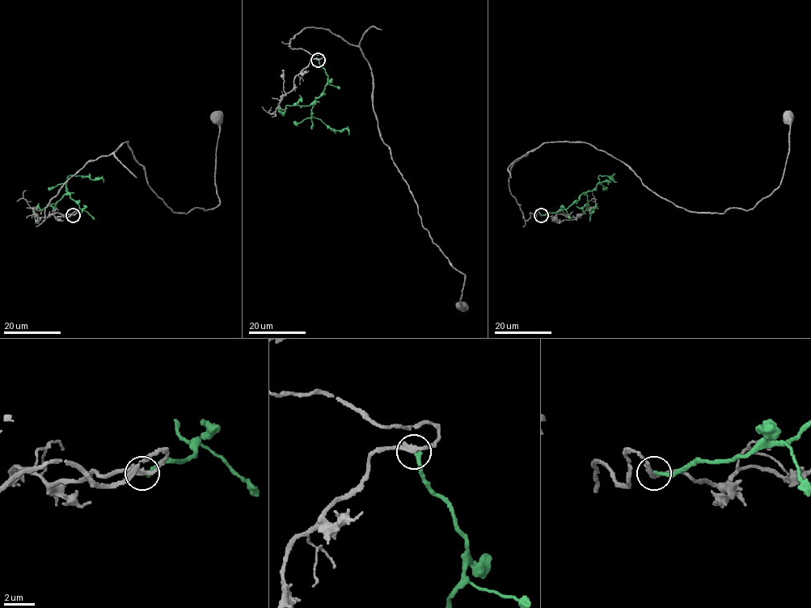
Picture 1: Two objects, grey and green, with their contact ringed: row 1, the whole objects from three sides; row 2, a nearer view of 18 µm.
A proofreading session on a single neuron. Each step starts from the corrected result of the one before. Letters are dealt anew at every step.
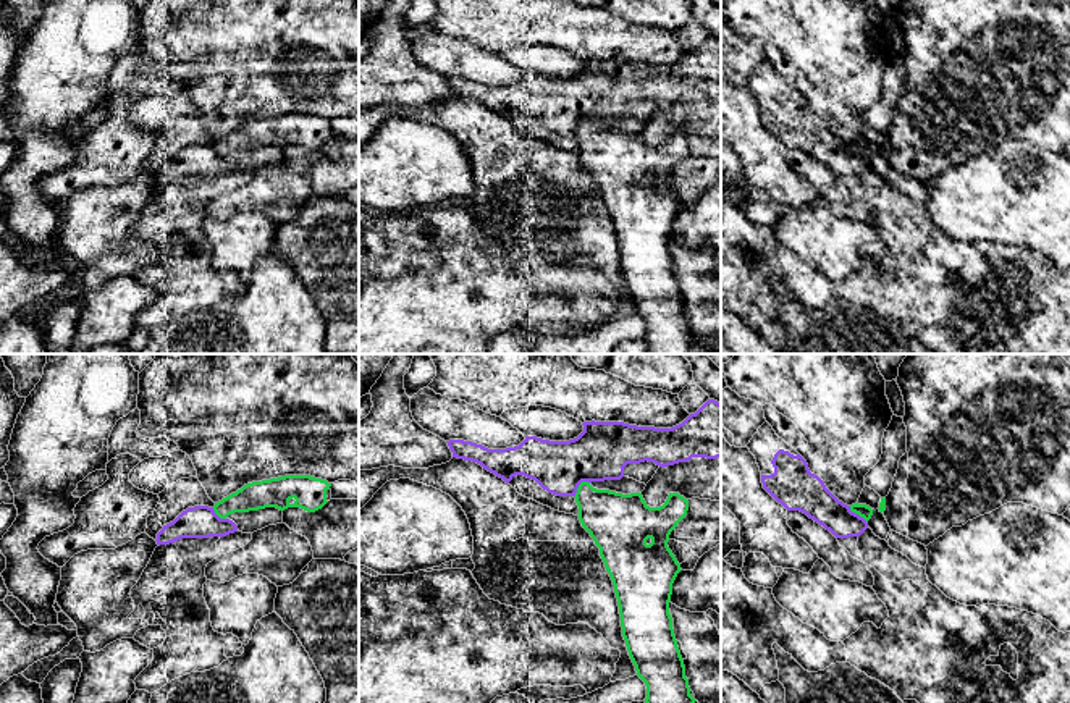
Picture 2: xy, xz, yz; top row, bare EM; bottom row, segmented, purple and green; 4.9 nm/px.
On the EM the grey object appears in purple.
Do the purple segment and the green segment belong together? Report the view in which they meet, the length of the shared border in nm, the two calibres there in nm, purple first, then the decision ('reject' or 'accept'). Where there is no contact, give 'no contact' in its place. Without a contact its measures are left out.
xz | 110 nm | 280/280 nm | reject

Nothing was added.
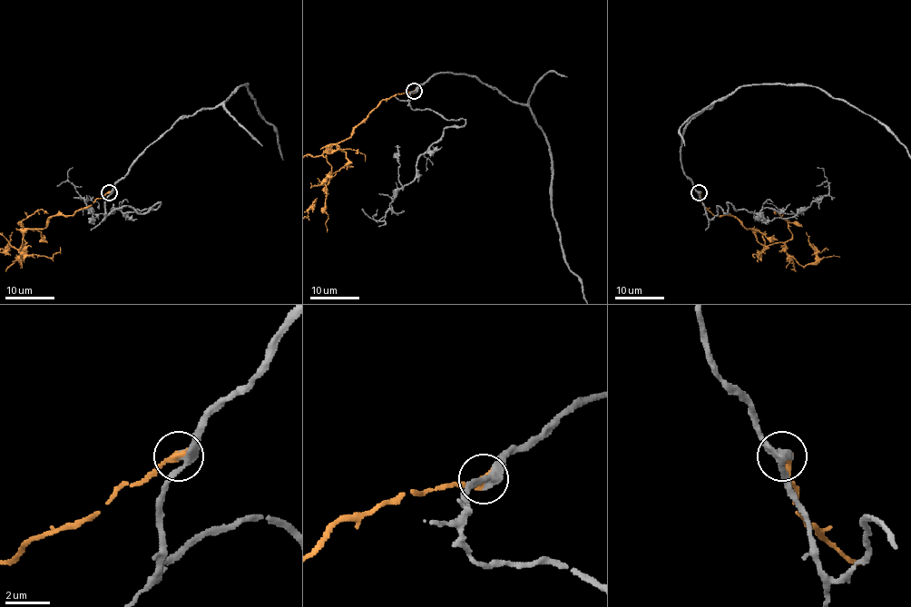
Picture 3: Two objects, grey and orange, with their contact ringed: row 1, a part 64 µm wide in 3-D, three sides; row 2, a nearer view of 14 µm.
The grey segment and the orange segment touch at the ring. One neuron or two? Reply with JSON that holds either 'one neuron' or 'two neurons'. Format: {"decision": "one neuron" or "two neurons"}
{"decision": "one neuron"}

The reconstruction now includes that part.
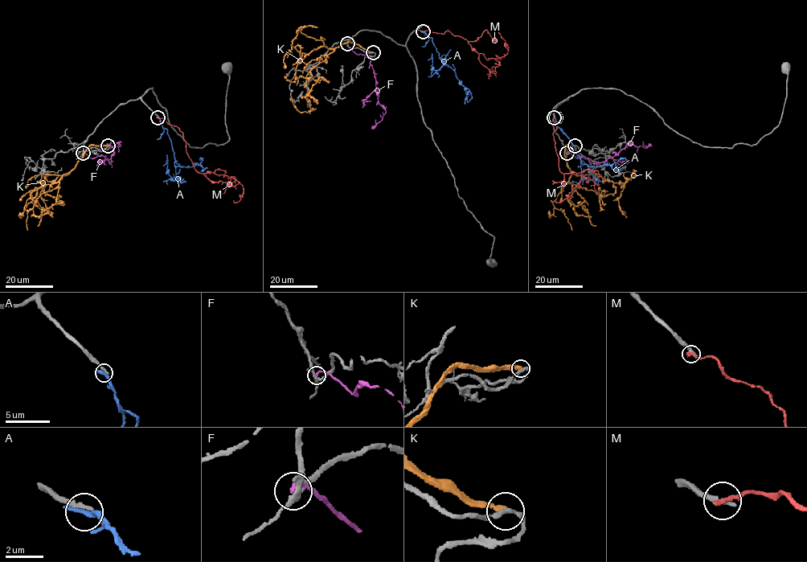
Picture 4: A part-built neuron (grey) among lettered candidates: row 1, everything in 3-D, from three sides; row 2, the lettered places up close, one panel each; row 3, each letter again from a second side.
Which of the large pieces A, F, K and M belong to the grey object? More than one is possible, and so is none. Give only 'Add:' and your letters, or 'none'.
Add: none

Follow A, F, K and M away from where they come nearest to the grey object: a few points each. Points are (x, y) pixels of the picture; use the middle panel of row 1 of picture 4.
A: (423, 32), (432, 38), (440, 59), (445, 63), (434, 70), (432, 58), (428, 59)
F: (347, 43), (357, 54), (369, 59), (376, 83), (378, 101), (385, 111), (383, 119), (371, 128)
K: (373, 52), (350, 41), (341, 43), (306, 75), (307, 99), (312, 109), (299, 112), (290, 98)
M: (423, 31), (442, 34), (448, 30), (467, 40), (487, 59), (501, 58), (507, 53), (505, 41), (498, 32)

